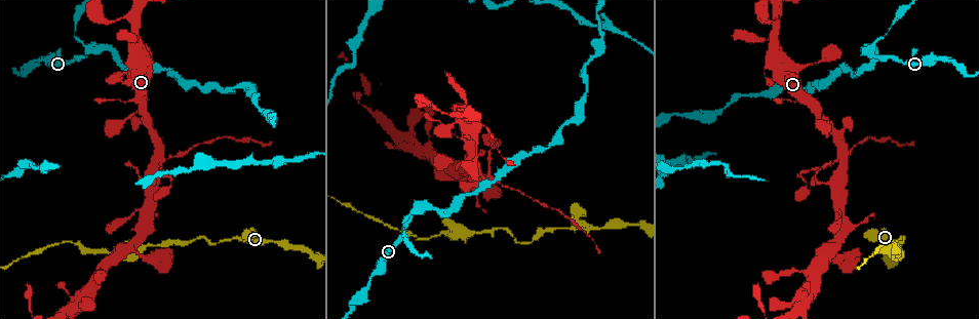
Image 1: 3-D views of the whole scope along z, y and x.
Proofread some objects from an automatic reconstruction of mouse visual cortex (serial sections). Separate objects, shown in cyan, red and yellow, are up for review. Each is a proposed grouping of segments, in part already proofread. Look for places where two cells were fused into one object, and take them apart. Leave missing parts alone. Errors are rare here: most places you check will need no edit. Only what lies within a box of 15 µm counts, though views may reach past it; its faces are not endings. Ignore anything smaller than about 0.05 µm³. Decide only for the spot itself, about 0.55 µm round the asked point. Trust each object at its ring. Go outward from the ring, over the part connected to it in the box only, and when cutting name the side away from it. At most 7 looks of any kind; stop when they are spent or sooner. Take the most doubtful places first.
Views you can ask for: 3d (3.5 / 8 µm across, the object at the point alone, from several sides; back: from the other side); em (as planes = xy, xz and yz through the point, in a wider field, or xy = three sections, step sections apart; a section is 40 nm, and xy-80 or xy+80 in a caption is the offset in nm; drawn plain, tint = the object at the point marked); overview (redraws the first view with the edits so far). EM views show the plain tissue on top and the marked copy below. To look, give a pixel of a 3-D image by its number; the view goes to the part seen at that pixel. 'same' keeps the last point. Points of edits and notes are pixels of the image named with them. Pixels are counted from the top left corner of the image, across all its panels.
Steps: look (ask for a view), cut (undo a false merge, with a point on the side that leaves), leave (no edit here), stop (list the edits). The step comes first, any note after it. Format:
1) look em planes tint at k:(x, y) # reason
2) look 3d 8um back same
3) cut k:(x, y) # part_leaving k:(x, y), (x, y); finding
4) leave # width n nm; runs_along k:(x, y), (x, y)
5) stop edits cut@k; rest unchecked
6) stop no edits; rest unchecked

look 3d 3.5um at 1:(86, 50) # sharp bend

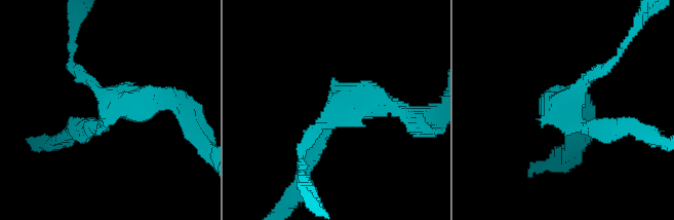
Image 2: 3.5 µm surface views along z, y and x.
leave # arm_widths 150, 250, 300 nm; runs_along 2:(308, 159), (352, 97), (399, 112); continuous, no second cell

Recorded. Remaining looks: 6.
look 3d 3.5um back at 1:(159, 159) # abrupt turn

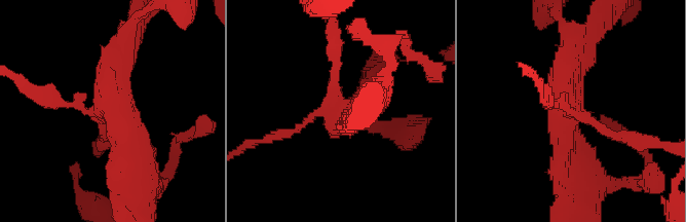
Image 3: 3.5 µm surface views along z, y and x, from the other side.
look em xy step 1 tint at 3:(112, 103)

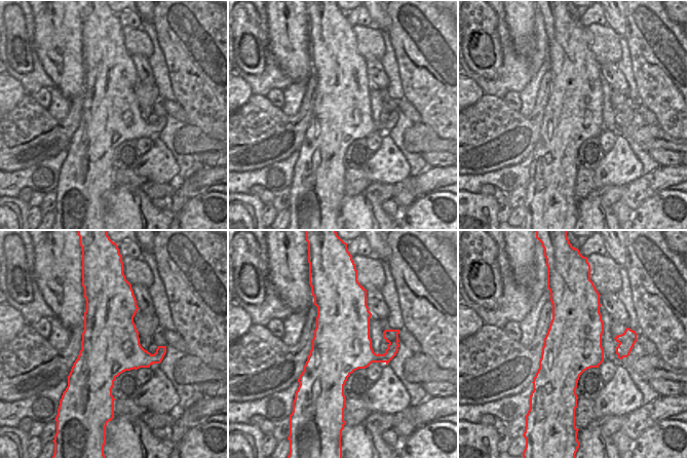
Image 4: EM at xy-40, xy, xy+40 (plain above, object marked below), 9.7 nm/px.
leave # runs_along 3:(121, 41), (108, 99), (134, 168); all the same cell

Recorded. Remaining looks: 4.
look 3d 3.5um at 1:(464, 233) # sharp bend

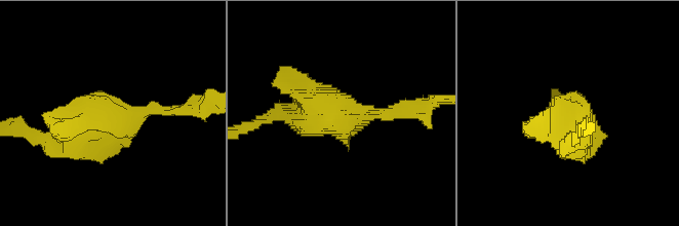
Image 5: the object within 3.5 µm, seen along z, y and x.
look em xy step 5 tint at 5:(570, 119) # shape alone is not enough

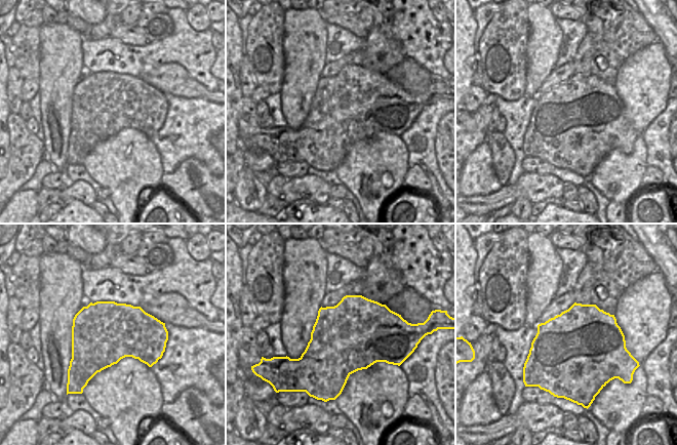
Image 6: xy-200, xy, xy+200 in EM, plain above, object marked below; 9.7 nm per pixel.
leave # runs_along 5:(156, 109), (71, 141), (30, 135); one cell here

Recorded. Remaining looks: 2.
stop no edits; rest unchecked

